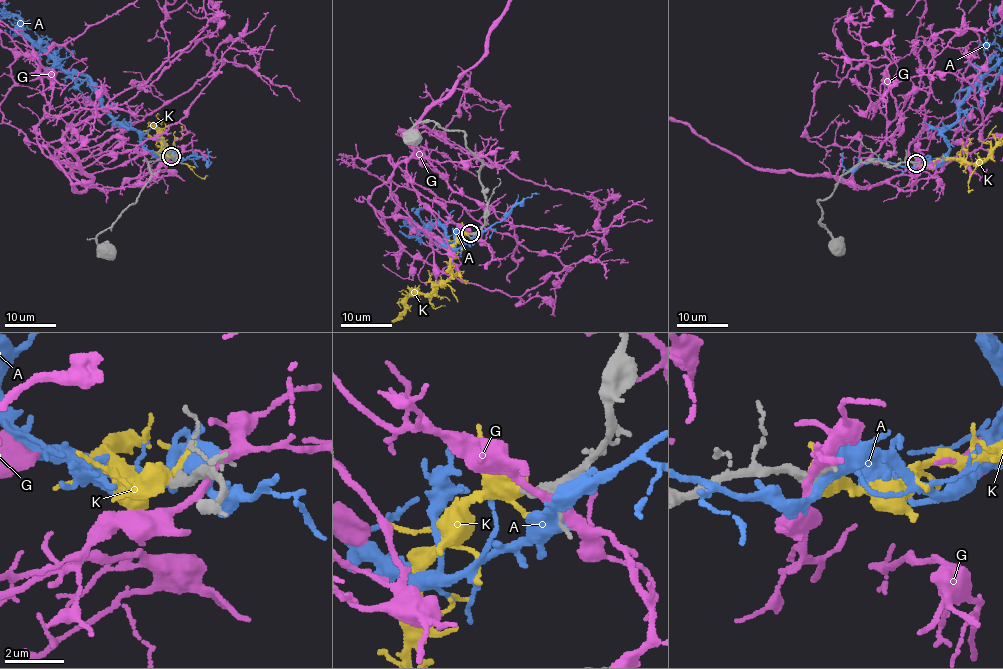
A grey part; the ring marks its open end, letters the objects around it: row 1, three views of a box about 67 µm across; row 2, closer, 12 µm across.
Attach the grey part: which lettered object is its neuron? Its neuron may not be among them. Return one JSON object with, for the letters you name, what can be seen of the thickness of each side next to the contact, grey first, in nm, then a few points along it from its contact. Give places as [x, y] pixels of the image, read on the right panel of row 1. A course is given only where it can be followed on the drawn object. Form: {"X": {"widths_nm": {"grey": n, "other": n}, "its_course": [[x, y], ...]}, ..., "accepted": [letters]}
{"K": {"widths_nm": {"grey": 360, "other": 440}}, "accepted": ["K"]}

